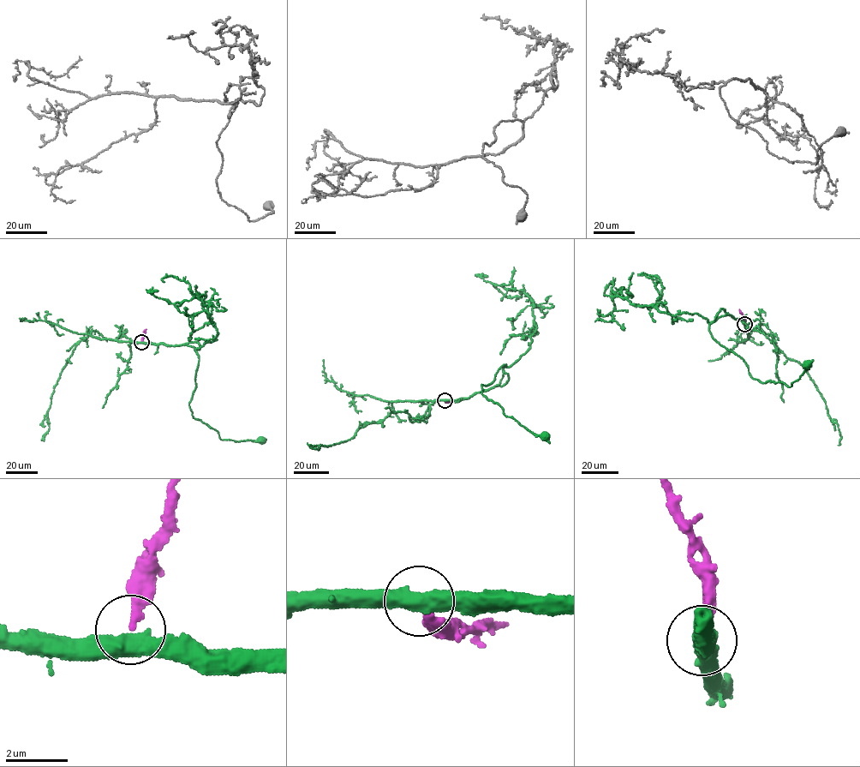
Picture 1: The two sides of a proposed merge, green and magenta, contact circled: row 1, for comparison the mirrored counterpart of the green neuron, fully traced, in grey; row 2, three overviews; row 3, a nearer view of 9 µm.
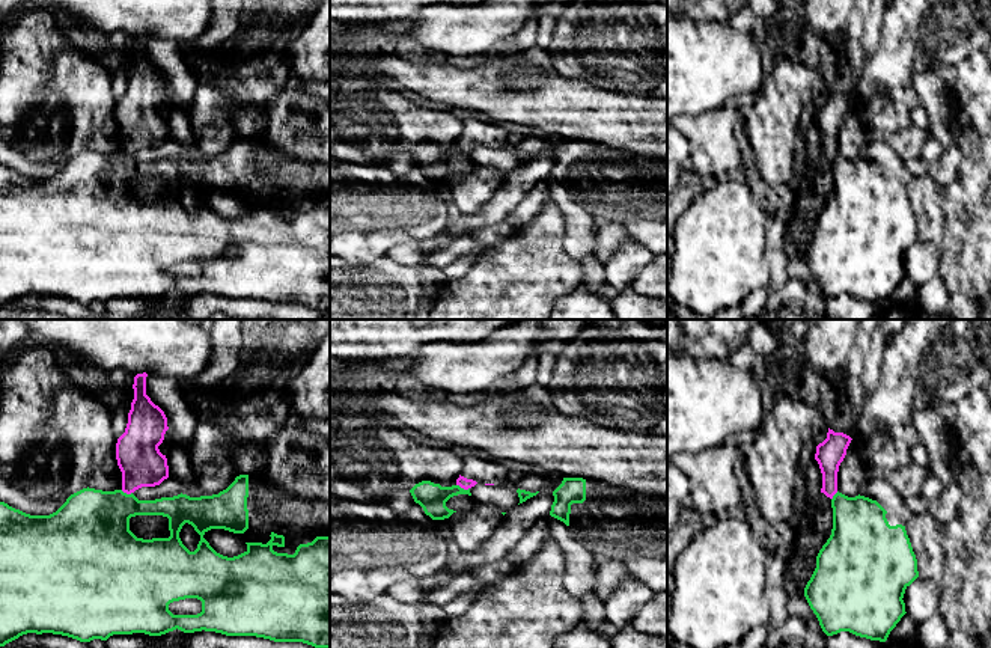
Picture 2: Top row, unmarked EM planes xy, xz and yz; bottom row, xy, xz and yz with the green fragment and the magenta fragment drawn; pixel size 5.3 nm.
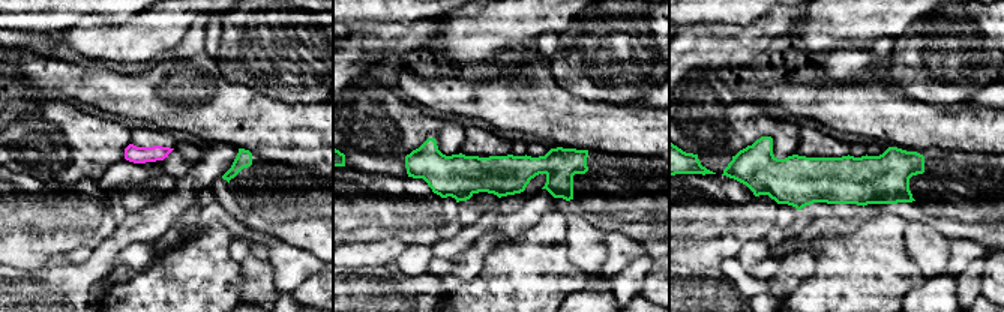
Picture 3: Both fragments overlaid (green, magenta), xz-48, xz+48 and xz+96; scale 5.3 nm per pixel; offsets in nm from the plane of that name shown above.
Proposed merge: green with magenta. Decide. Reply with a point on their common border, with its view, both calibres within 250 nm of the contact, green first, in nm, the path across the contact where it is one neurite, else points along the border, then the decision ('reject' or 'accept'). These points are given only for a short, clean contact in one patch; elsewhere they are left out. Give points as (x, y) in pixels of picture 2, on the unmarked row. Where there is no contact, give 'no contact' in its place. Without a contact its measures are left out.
xz (463, 151) | 150/60 nm | along xz (457, 146), (469, 151) | reject

